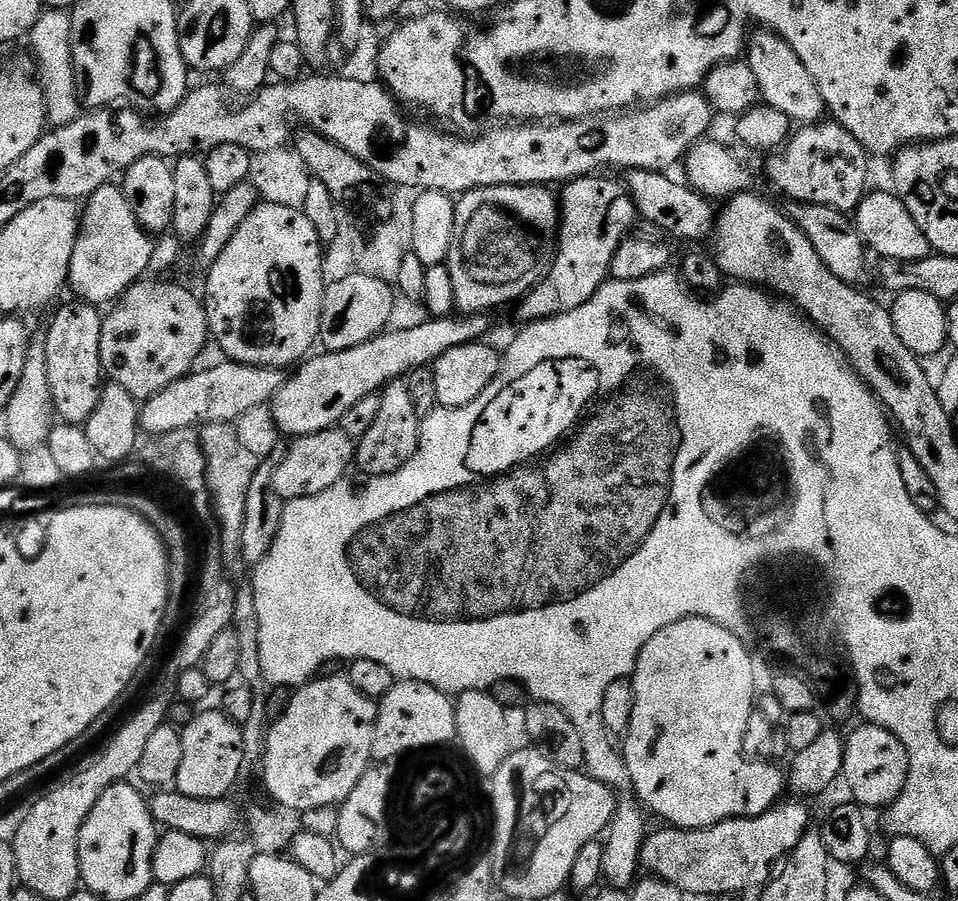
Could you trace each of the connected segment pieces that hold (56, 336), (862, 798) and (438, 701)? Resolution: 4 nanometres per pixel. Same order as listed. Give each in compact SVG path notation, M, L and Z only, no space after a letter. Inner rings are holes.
M73 299L71 303L61 303L55 309L57 312L53 314L52 321L48 324L48 333L43 333L42 339L46 346L46 374L50 374L50 394L55 415L63 423L83 426L90 418L90 414L94 414L94 408L100 401L100 390L106 383L100 357L104 316L97 305L88 304L85 300Z
M861 723L861 728L856 728L852 733L847 733L844 742L844 770L842 773L843 783L848 783L848 788L852 791L851 799L859 804L865 810L871 808L887 809L889 804L898 798L898 794L902 794L902 790L906 786L906 778L908 777L908 755L906 754L906 746L902 746L902 742L898 742L898 738L894 738L894 734L890 734L890 730L879 728L877 724Z
M401 680L378 700L376 733L372 758L376 762L395 761L400 748L415 744L432 744L432 740L448 740L456 729L456 705L445 693L417 680Z

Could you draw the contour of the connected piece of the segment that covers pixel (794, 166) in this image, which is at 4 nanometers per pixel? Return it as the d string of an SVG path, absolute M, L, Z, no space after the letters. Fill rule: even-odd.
M831 118L797 127L789 135L787 144L775 154L769 155L767 160L769 182L782 195L789 196L789 201L797 204L830 206L840 212L852 214L860 207L866 195L866 189L869 187L867 184L870 153L862 146L862 142L858 142L858 138L854 138L854 134L850 134L850 130L846 130Z

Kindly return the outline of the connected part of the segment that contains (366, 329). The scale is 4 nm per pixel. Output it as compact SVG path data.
M357 270L342 282L334 282L325 287L319 343L325 344L323 347L327 351L341 352L362 346L362 342L370 342L370 338L379 336L391 325L388 323L396 308L397 293L389 281L382 280L375 274L367 274L364 270Z

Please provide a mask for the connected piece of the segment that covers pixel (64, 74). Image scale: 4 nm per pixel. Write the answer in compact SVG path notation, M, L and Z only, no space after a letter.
M48 8L40 13L38 22L34 22L30 33L32 52L40 63L38 83L44 89L44 105L48 115L48 124L52 128L61 128L74 122L82 115L82 105L78 98L78 86L74 74L74 50L72 49L72 14L62 8Z

